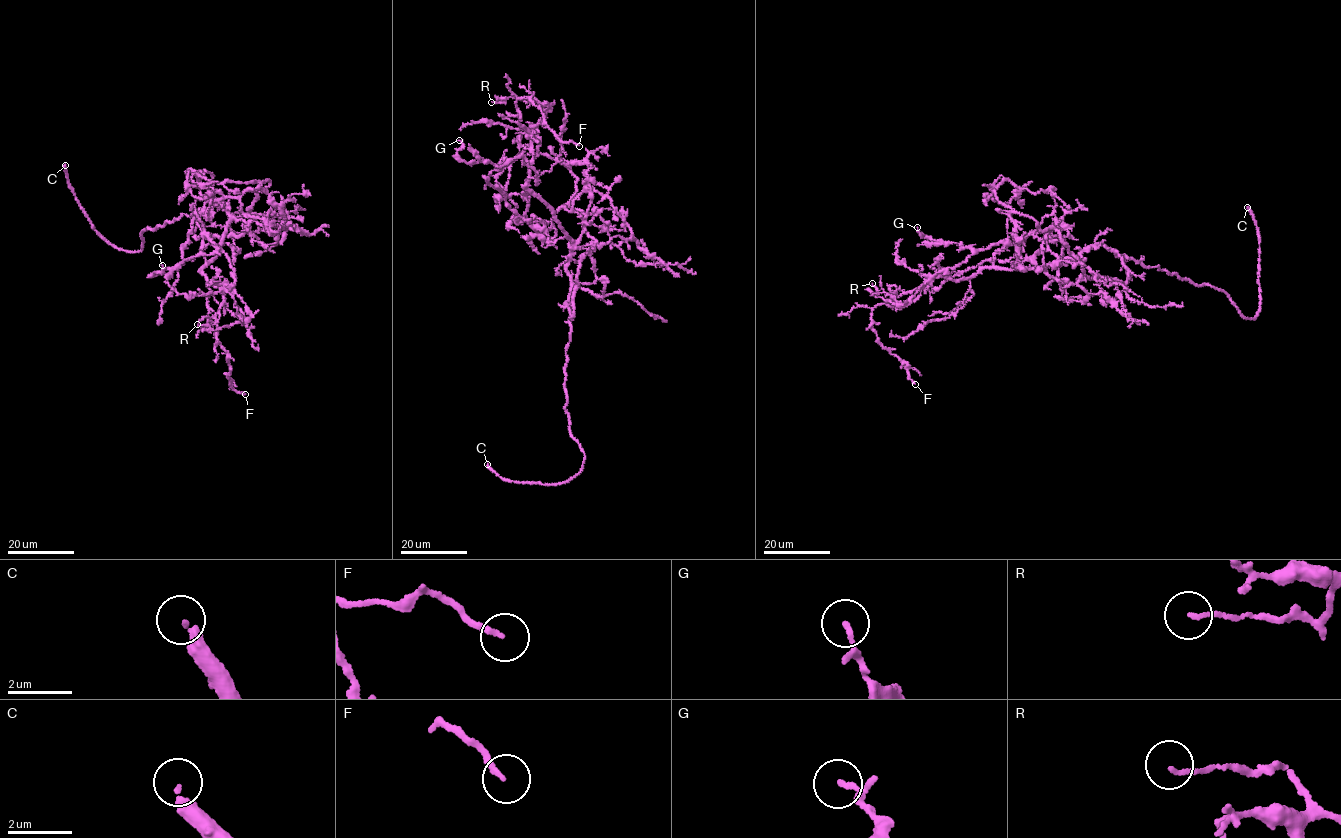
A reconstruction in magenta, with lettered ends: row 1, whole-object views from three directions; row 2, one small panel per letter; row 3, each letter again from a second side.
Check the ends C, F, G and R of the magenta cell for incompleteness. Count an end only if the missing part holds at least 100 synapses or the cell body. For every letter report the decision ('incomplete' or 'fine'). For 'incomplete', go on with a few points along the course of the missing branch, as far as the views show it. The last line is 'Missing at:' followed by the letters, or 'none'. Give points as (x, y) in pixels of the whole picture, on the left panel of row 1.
C: incomplete
F: fine
G: fine
R: fine
Missing at: C

